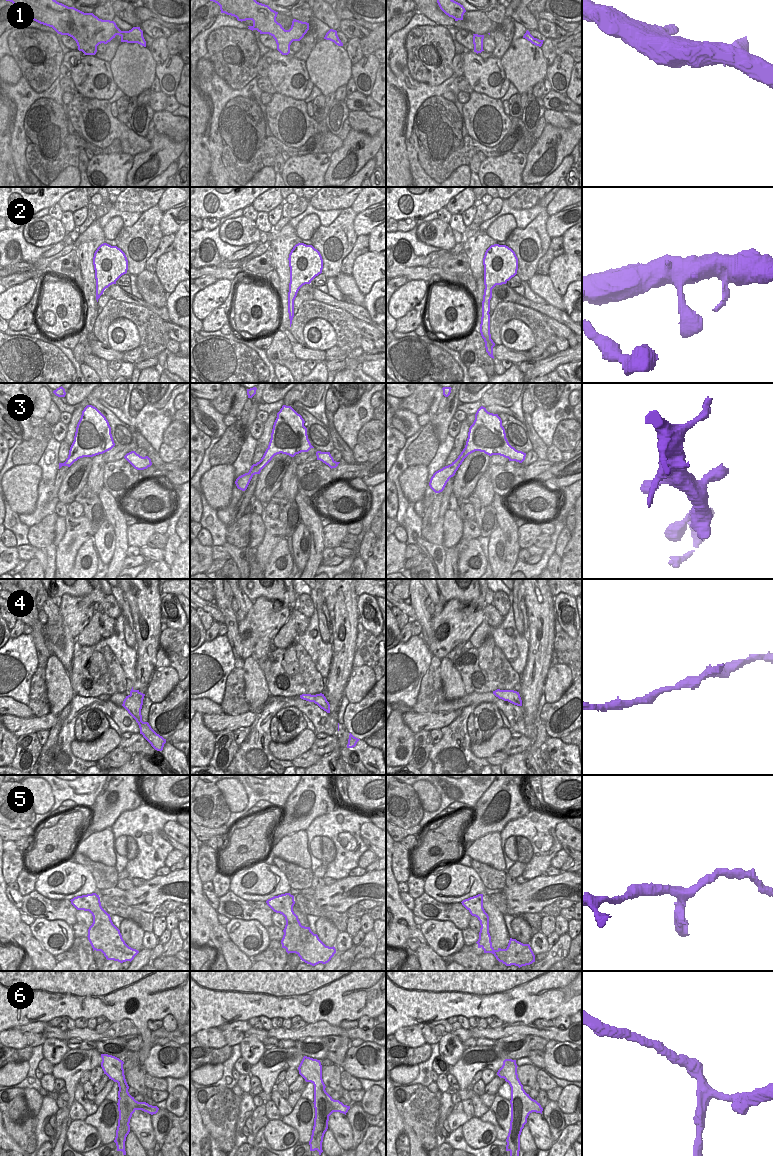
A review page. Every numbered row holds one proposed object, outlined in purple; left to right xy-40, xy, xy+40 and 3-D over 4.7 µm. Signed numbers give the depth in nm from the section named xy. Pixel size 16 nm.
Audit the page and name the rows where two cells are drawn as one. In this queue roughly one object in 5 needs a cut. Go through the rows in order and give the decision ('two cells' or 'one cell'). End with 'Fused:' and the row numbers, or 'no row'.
1: one cell
2: one cell
3: one cell
4: one cell
5: one cell
6: one cell
Fused: no row

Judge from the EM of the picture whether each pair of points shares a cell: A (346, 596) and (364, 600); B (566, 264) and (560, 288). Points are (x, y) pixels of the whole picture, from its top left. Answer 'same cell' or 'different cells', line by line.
A: different cells
B: same cell

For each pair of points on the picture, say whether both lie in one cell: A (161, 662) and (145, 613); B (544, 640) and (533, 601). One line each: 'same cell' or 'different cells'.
A: different cells
B: same cell

